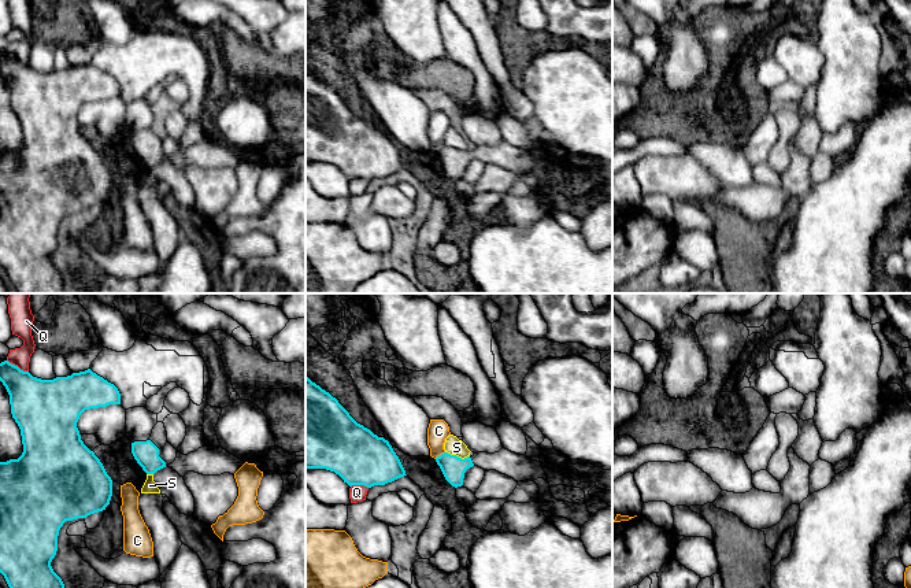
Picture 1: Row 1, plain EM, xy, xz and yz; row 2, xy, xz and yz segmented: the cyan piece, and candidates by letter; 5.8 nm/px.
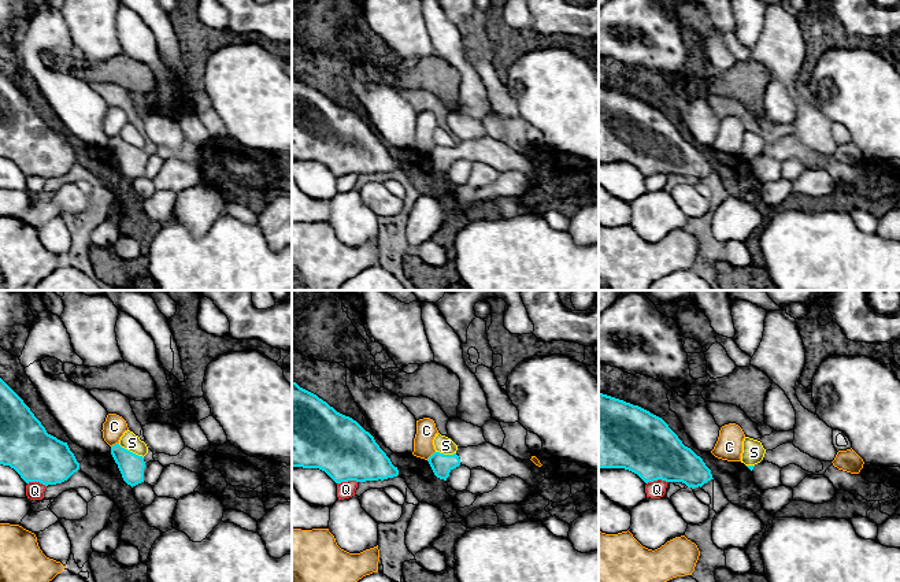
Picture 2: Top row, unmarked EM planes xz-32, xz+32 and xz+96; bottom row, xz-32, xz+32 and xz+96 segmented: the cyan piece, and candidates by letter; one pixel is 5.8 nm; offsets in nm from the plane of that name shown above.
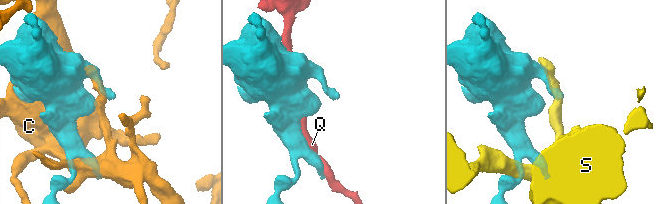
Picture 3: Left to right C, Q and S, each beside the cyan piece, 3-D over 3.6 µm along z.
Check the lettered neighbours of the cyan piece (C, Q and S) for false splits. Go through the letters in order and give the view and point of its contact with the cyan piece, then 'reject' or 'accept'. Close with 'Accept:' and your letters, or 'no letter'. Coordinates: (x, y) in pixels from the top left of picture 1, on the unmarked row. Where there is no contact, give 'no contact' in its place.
C: xz (440, 148) | reject
Q: xz (359, 177) | reject
S: xz (458, 150) | reject
Accept: no letter

